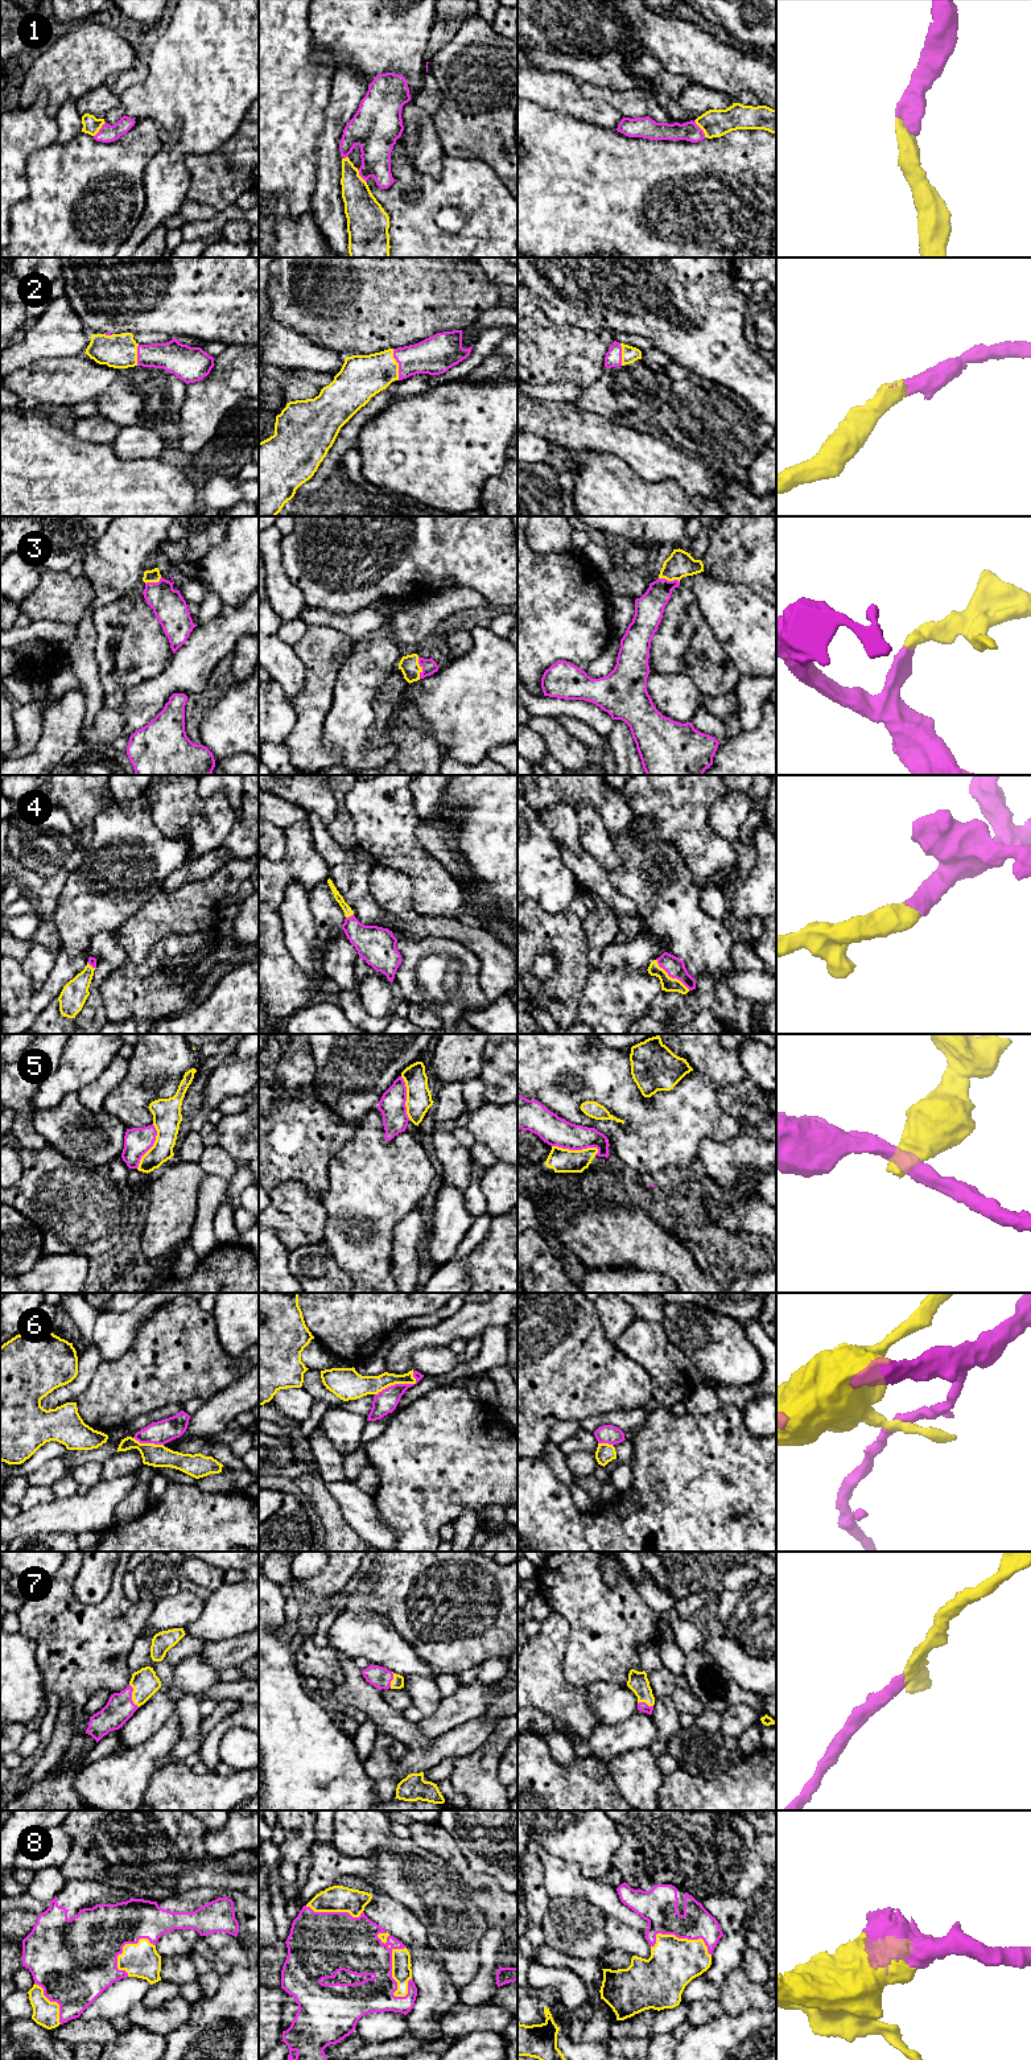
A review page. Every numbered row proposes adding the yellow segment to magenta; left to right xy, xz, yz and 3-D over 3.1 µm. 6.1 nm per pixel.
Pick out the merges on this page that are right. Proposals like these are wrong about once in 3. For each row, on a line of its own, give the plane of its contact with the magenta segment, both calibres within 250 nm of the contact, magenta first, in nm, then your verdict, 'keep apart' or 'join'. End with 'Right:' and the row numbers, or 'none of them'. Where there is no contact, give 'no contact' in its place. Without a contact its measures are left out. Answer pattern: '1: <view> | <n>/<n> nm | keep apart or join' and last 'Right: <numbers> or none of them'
1: yz | 120/170 nm | join
2: xz | 240/280 nm | join
3: xz | 90/120 nm | join
4: yz | 120/90 nm | join
5: yz | 180/150 nm | keep apart
6: xz | 140/130 nm | keep apart
7: xy | 170/160 nm | join
8: xz | 280/120 nm | join
Right: 1, 2, 3, 4, 7, 8

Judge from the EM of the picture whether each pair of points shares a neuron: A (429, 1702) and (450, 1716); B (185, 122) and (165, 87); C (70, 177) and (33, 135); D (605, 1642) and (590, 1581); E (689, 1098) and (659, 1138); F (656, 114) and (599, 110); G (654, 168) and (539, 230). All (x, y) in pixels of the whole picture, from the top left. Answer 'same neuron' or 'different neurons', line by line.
A: different neurons
B: same neuron
C: different neurons
D: same neuron
E: same neuron
F: different neurons
G: same neuron

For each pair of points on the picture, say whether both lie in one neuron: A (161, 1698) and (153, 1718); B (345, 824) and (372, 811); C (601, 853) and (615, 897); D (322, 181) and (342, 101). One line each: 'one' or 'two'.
A: one
B: two
C: two
D: one

